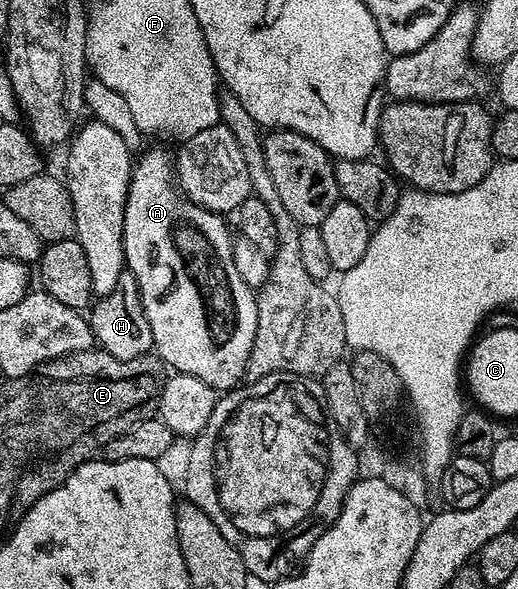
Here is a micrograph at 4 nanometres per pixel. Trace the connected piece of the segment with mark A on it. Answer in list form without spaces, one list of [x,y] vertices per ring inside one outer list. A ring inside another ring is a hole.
[[[149,148],[142,153],[144,156],[140,160],[138,157],[134,161],[131,169],[131,181],[125,202],[123,249],[127,259],[126,271],[131,272],[133,278],[137,278],[145,318],[149,318],[149,330],[153,330],[154,351],[168,369],[201,378],[201,382],[216,390],[234,389],[244,379],[249,350],[253,350],[253,338],[257,334],[256,293],[245,282],[245,278],[237,274],[237,266],[233,266],[233,232],[227,229],[227,224],[223,221],[226,219],[220,213],[197,206],[179,191],[170,151],[167,153],[163,148]],[[183,260],[203,260],[195,272],[195,280],[199,284],[207,284],[204,288],[195,284],[194,278],[187,273],[187,264]],[[206,303],[211,308],[219,304],[223,311],[219,316],[220,322],[231,324],[220,340],[215,337],[215,328],[207,317]]]

